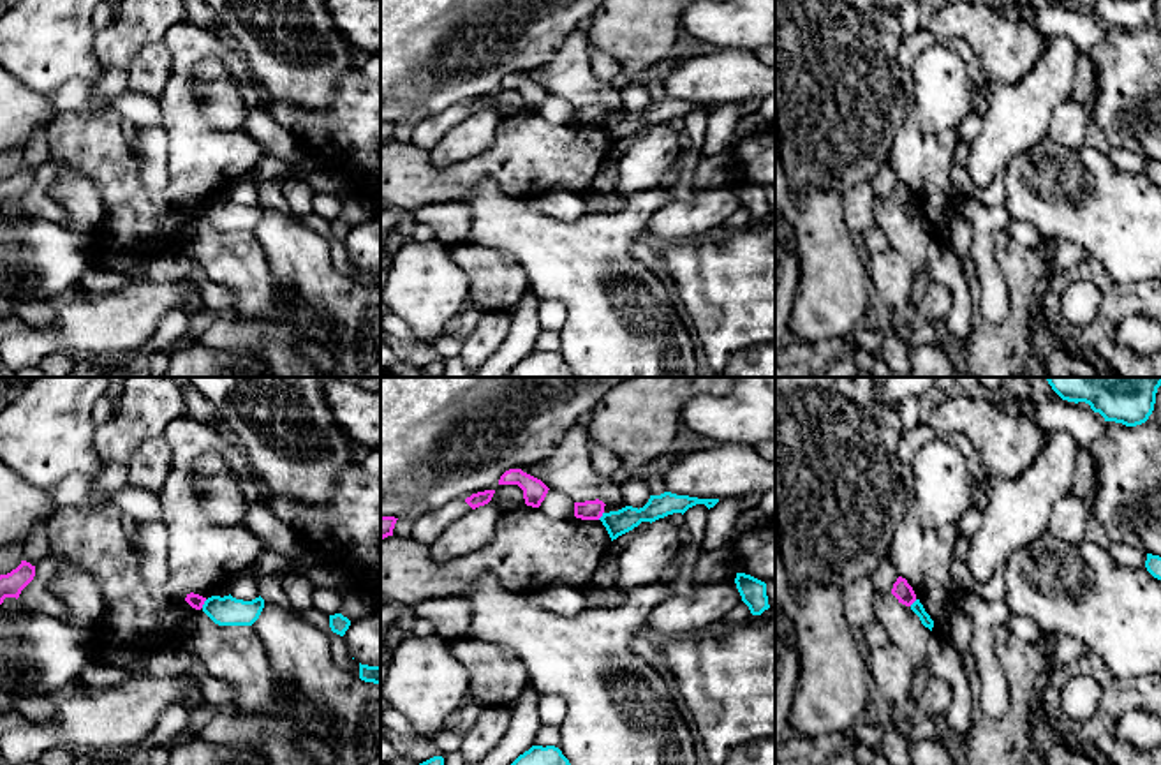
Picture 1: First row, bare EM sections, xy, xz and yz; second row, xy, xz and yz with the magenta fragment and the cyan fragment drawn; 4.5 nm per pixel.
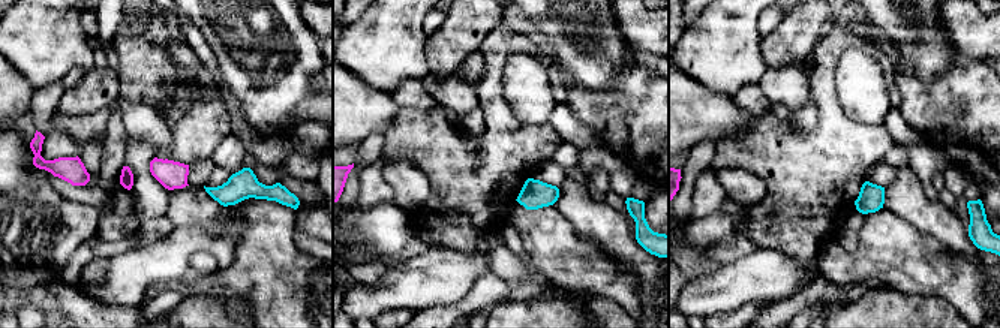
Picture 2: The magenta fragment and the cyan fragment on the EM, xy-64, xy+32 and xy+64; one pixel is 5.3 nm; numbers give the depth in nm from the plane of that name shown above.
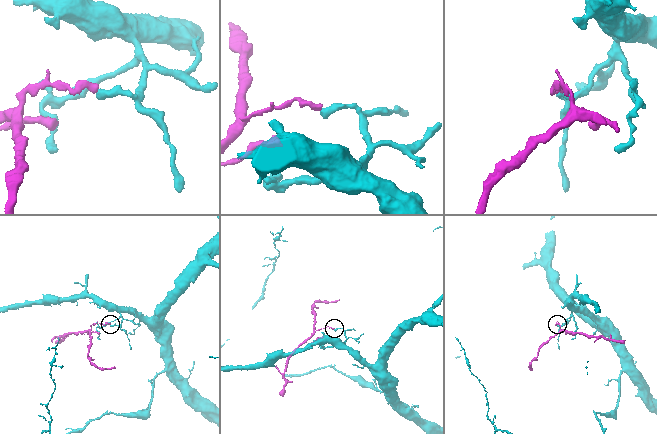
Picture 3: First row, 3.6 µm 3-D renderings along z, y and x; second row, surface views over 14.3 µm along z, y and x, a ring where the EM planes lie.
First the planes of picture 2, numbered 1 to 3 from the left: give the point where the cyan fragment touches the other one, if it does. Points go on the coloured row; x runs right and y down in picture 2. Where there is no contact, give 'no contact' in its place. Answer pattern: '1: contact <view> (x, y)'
1: no contact
2: no contact
3: no contact

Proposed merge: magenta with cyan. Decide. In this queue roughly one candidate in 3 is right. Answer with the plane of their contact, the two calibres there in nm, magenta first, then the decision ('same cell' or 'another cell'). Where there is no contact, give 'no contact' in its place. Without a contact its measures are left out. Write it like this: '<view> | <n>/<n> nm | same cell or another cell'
xy | 70/140 nm | another cell

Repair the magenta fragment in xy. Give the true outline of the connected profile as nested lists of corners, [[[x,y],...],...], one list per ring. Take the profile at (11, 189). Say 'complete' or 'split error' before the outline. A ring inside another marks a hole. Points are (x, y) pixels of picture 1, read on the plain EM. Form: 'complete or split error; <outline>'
complete; [[[26,166],[7,180],[0,180],[0,210],[5,203],[19,203],[21,196],[33,185],[35,171]]]

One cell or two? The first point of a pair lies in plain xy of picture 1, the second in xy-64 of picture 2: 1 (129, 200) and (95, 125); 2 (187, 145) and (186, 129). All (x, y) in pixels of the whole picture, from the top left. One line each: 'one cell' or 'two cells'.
1: one cell
2: one cell

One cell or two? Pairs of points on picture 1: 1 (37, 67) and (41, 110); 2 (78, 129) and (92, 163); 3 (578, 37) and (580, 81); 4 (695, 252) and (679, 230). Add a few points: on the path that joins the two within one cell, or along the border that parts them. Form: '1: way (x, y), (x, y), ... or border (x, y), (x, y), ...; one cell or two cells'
1: border (18, 80), (50, 97); two cells
2: way (80, 138), (92, 154); one cell
3: way (578, 48), (578, 71); one cell
4: border (703, 237), (663, 242), (659, 245); two cells

